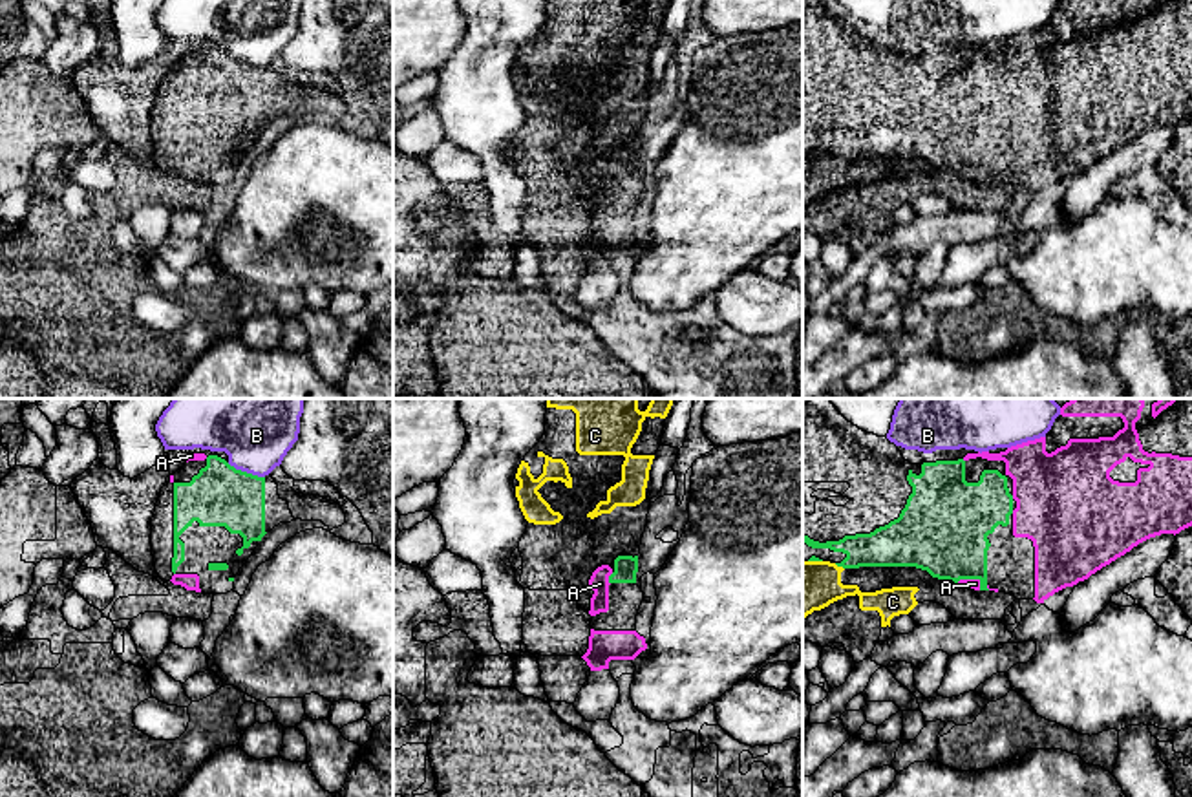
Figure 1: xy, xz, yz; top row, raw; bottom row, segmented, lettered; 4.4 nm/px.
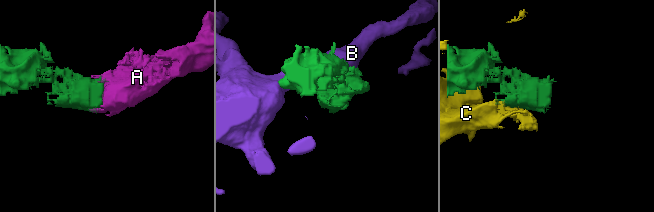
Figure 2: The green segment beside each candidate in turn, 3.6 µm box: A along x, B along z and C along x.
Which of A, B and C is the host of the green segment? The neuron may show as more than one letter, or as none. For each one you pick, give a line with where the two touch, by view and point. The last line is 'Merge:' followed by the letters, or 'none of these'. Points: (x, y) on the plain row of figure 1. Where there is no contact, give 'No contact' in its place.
A: Touches green at xz (609, 169)
Merge: A

